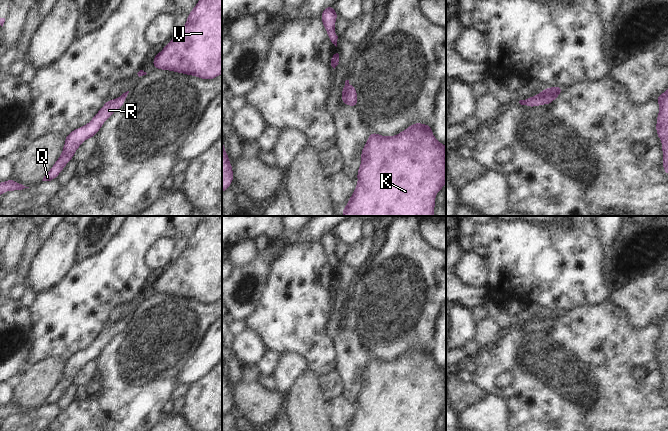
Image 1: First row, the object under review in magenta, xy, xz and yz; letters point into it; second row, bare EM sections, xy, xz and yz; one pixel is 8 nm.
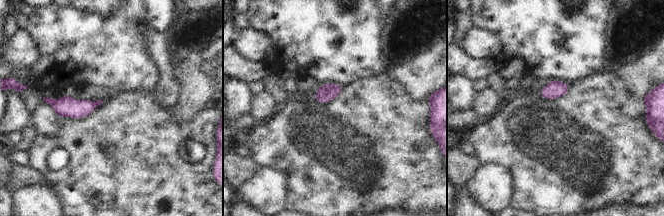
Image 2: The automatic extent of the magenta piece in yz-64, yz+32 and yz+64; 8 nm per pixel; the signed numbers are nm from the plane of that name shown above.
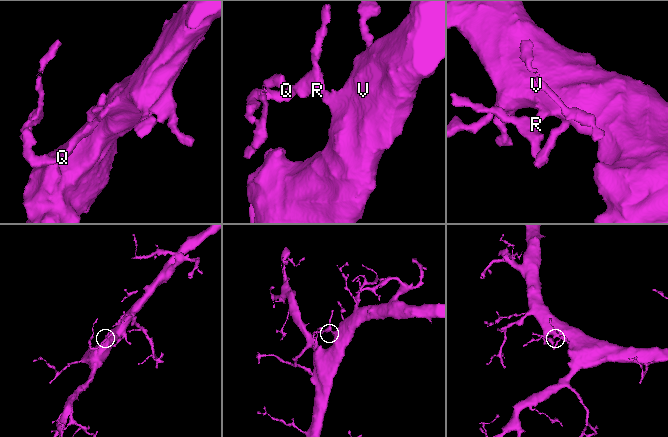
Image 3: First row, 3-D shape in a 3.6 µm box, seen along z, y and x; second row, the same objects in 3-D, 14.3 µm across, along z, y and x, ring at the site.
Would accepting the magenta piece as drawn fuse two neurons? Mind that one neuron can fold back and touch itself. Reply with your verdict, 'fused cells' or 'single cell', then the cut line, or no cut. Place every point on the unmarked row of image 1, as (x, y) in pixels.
single cell; cut none

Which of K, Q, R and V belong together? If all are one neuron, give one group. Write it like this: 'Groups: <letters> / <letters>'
Groups: K Q R V.

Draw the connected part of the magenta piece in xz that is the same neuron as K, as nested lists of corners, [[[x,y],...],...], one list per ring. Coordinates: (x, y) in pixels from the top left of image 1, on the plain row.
[[[412,347],[394,360],[371,356],[361,375],[357,404],[346,431],[435,431],[435,421],[446,407],[446,370],[435,362],[430,348]]]

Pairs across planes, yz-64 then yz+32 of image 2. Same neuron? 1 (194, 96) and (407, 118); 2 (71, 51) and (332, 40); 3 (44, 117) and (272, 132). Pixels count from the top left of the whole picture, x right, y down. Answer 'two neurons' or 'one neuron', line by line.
1: two neurons
2: one neuron
3: two neurons

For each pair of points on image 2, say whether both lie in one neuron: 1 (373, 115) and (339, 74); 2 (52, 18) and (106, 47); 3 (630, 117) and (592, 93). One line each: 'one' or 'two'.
1: two
2: one
3: one

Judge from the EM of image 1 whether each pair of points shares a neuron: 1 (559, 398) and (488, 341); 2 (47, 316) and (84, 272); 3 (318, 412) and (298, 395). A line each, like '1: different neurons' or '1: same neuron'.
1: different neurons
2: same neuron
3: same neuron

